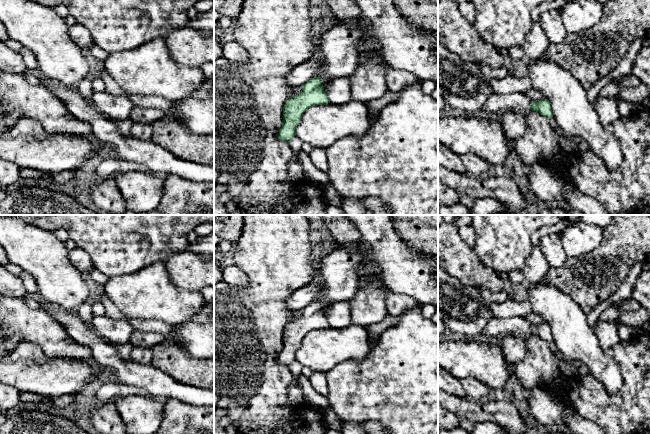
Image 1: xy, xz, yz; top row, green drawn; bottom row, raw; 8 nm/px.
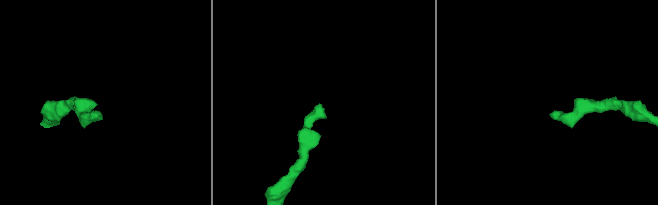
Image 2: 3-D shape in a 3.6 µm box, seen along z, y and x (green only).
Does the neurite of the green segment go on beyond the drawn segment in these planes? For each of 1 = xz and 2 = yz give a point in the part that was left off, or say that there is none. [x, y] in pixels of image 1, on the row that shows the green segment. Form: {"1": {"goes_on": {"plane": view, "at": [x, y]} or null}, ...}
{"1": {"goes_on": {"plane": "xz", "at": [403, 46]}}, "2": {"goes_on": {"plane": "yz", "at": [518, 102]}}}

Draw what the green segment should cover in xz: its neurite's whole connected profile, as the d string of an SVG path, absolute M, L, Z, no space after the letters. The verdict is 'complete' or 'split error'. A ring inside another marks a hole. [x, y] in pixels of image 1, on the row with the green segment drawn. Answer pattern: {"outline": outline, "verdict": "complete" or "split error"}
{"outline": "M353 0L361 11L360 18L354 26L345 22L339 22L328 32L324 33L319 51L316 52L316 58L319 59L321 67L321 76L308 80L302 86L302 92L288 99L283 107L283 123L279 129L278 137L289 143L296 136L296 126L300 123L303 113L315 105L326 105L329 98L323 88L324 83L329 83L336 78L350 77L359 65L358 47L365 41L362 24L366 22L370 29L370 38L378 45L378 53L384 59L385 63L395 70L406 70L415 75L419 80L433 80L438 84L438 33L428 32L409 23L401 16L394 6L393 0Z", "verdict": "split error"}

